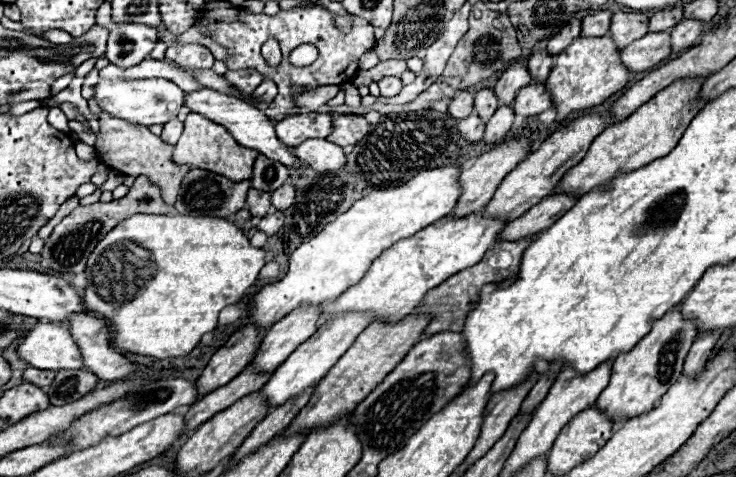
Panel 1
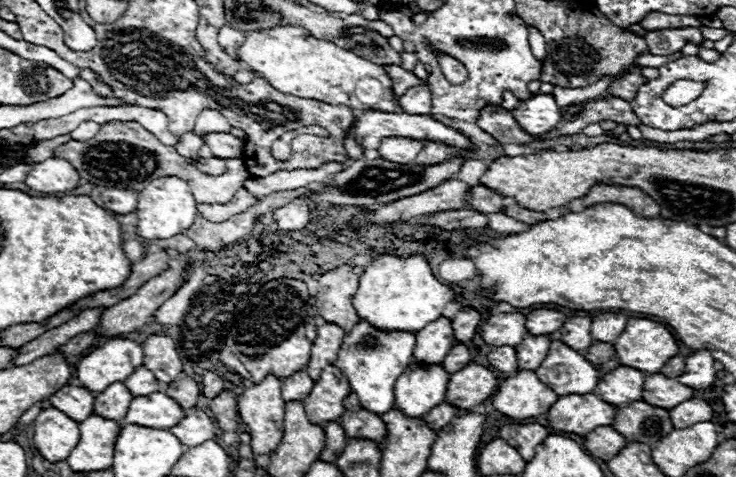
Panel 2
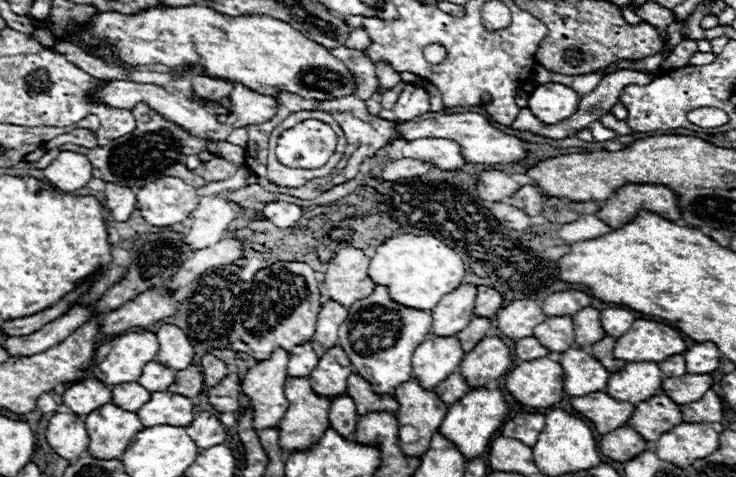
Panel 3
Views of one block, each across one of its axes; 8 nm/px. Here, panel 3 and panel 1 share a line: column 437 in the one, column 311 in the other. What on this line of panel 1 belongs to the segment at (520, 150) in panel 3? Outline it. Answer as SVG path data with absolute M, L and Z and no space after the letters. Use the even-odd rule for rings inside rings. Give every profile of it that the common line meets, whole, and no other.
M318 112L296 114L296 116L288 116L276 122L274 126L276 126L278 138L286 146L294 148L308 138L326 138L332 132L332 116L318 114Z

